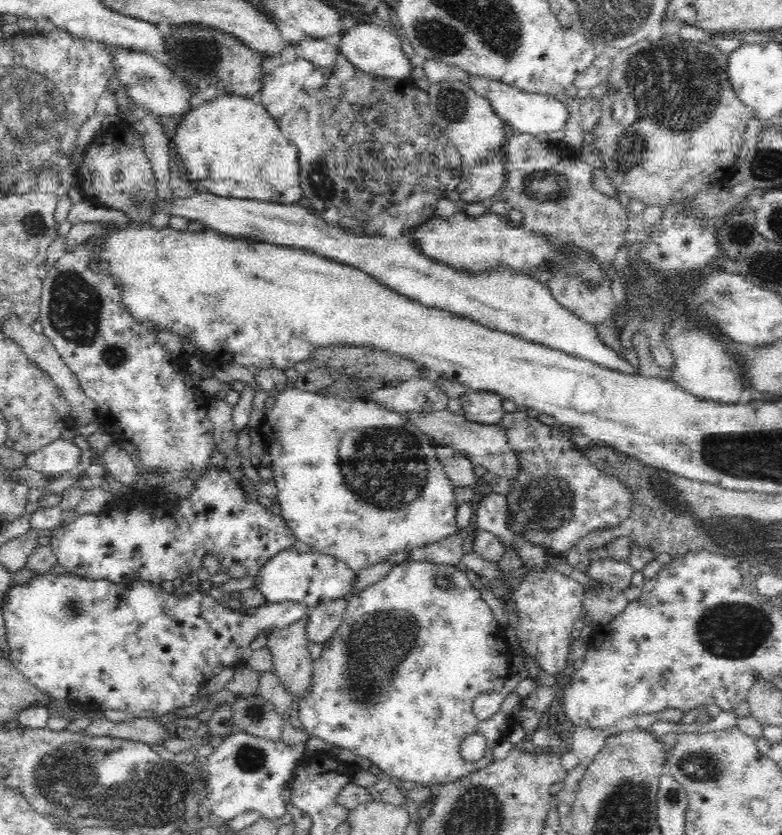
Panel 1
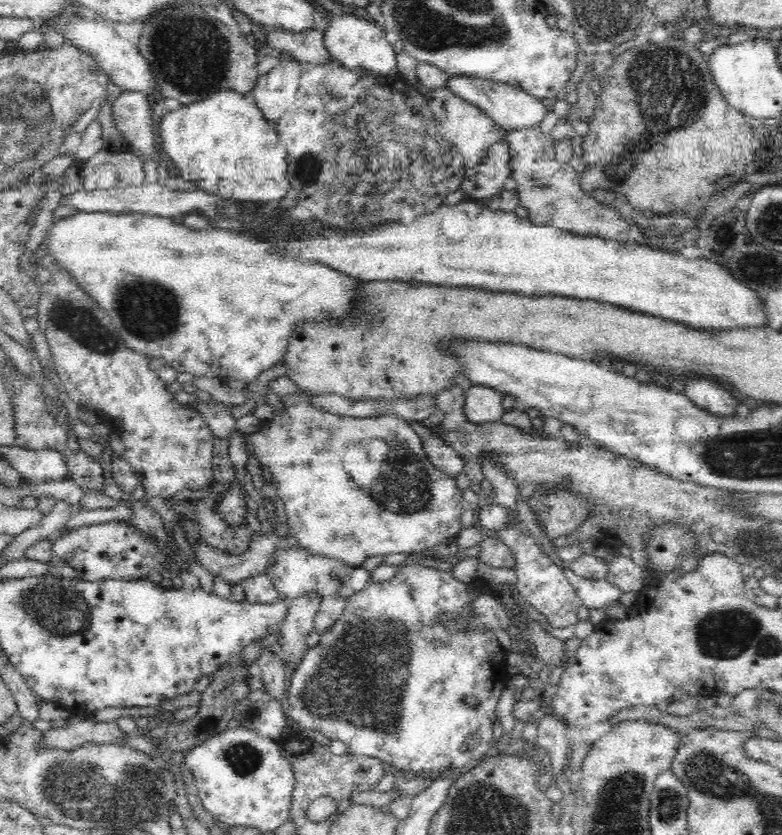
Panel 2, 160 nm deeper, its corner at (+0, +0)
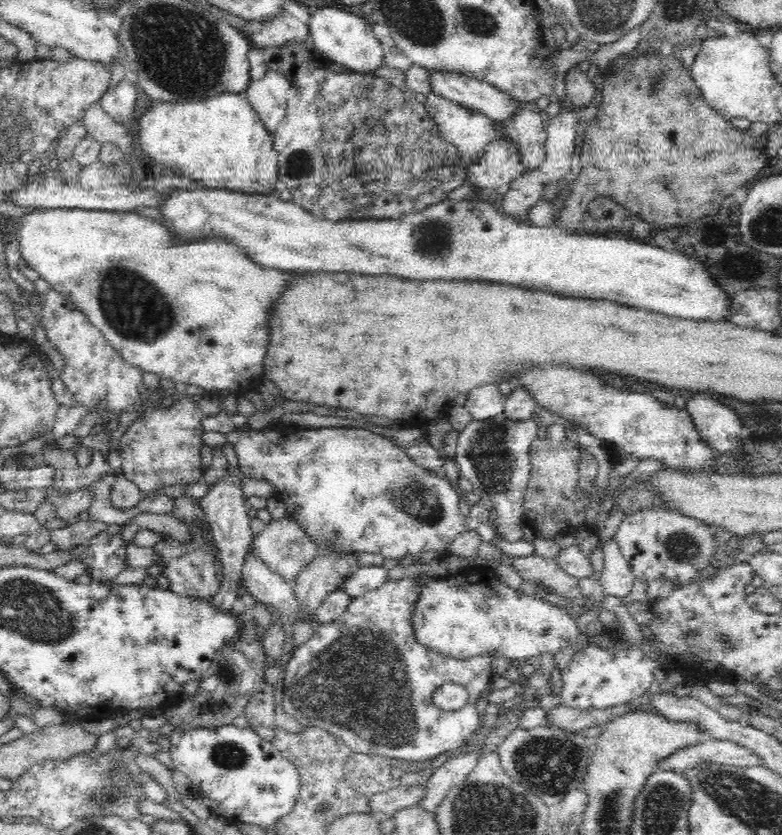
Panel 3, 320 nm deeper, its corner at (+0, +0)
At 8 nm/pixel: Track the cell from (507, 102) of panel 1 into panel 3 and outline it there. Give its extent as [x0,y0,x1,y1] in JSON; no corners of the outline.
[430,70,529,123]

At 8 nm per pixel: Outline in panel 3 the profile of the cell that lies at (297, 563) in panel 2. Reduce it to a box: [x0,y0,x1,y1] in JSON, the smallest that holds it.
[337,566,387,599]

